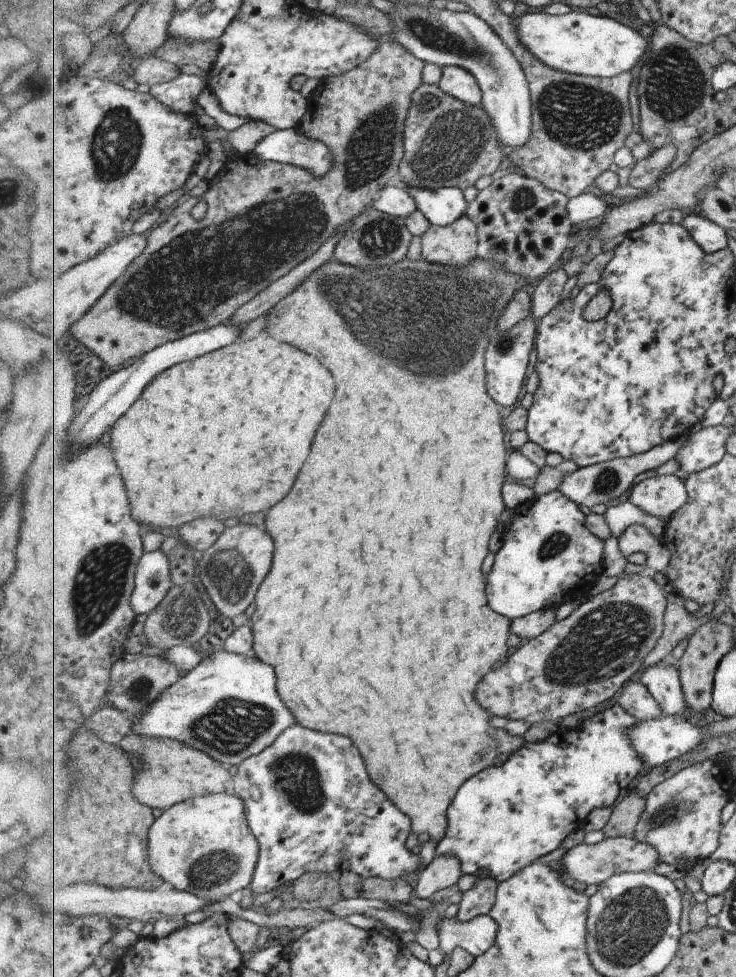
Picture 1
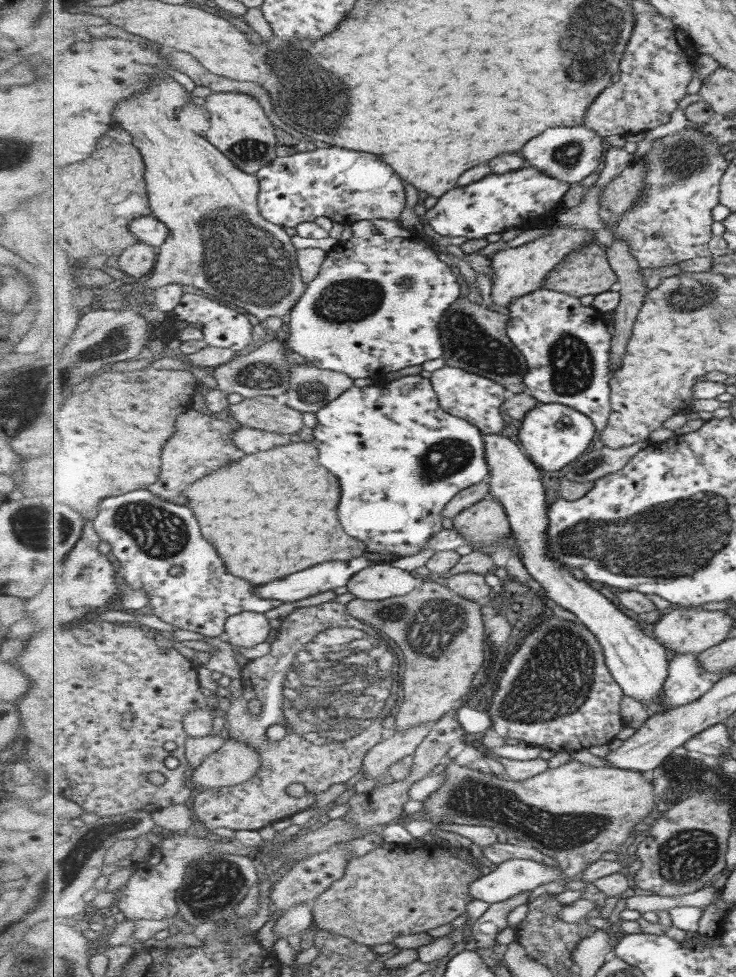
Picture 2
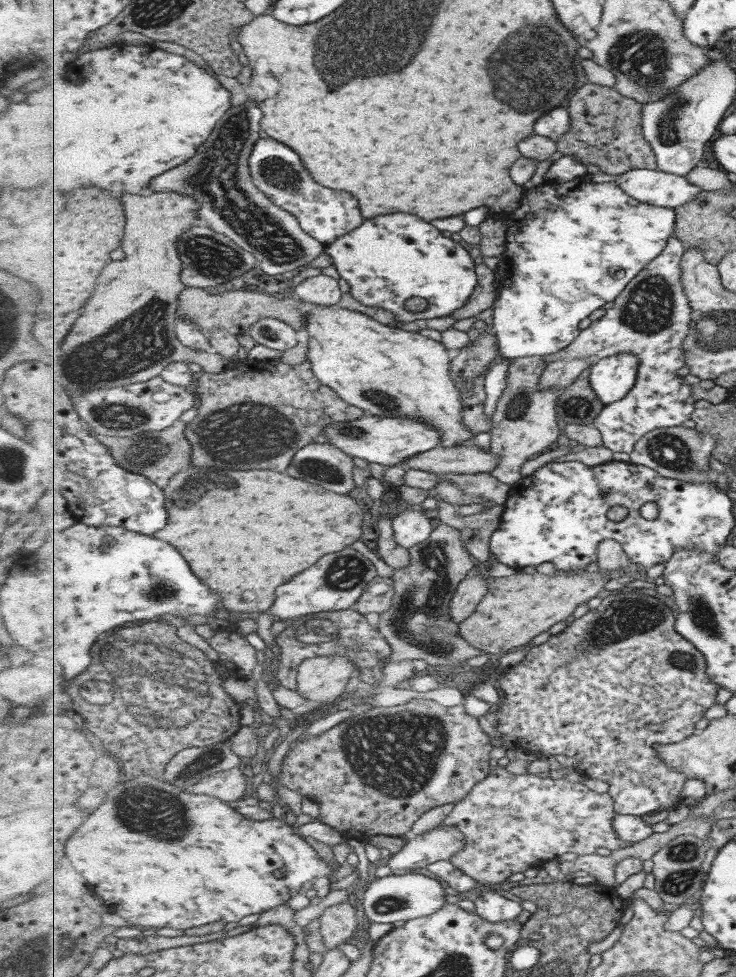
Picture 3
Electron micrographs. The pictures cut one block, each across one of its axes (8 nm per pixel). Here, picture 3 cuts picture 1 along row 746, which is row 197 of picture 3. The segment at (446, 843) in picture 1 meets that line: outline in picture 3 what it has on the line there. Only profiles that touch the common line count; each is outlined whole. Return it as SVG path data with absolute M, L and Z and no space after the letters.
M588 176L580 177L570 182L557 182L557 180L543 182L536 187L526 190L523 196L523 204L517 212L502 213L500 216L505 218L508 226L507 248L500 260L507 264L509 270L505 270L505 280L497 286L498 297L492 306L493 328L498 336L498 344L503 357L510 359L525 358L529 356L546 356L551 353L557 353L571 344L581 331L580 324L583 318L588 314L593 314L593 310L603 308L605 302L614 302L614 300L622 294L637 276L646 270L650 263L665 250L669 239L674 236L676 229L677 214L675 209L654 206L653 204L645 204L642 201L635 200L627 194L621 186L613 182L591 182Z

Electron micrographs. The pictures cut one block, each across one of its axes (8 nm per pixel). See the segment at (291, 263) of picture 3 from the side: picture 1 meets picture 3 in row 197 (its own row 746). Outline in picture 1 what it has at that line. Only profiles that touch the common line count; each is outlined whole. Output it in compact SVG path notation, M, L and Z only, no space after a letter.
M217 651L211 659L206 659L200 666L179 677L173 685L169 685L138 717L133 717L132 733L149 739L175 740L205 752L223 765L229 764L238 768L251 756L266 751L283 732L295 726L295 718L279 698L275 682L277 676L273 666L263 664L255 658L245 660L238 653Z

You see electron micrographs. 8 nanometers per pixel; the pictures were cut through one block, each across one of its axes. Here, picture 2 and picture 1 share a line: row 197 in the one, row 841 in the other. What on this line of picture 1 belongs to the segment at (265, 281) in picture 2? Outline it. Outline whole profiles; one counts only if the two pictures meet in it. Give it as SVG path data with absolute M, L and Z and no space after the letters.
M212 793L178 803L157 818L148 836L148 856L155 872L175 889L193 892L211 902L236 897L251 884L261 851L246 816L245 801L235 794Z

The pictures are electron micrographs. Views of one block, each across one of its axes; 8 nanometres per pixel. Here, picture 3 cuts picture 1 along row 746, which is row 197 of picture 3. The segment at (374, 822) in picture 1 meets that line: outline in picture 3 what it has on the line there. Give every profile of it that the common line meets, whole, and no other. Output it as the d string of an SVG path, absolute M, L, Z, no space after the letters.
M270 137L261 138L255 144L250 162L251 177L258 188L267 196L271 196L271 201L275 202L275 205L295 214L299 224L323 244L335 242L363 224L365 218L361 216L359 200L351 192L339 192L321 186L305 168L301 156L287 144Z

